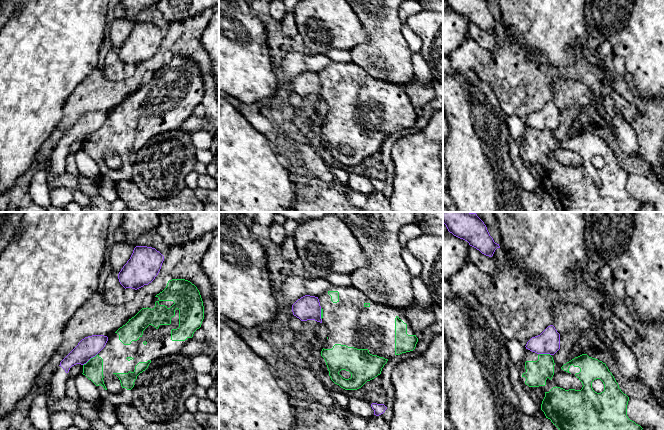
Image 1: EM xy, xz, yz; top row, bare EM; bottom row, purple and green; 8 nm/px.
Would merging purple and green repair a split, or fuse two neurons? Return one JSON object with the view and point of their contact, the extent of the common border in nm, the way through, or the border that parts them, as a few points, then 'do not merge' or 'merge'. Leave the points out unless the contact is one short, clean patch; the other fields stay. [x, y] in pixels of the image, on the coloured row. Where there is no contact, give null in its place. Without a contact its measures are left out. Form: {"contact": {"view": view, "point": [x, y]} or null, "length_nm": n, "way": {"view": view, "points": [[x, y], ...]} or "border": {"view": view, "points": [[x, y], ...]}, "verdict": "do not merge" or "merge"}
{"contact": {"view": "xy", "point": [90, 358]}, "length_nm": 160, "verdict": "do not merge"}

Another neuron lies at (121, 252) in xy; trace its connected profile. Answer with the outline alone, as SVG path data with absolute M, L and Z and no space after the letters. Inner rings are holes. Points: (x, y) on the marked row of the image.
M126 240L121 242L115 242L111 254L110 254L110 264L112 272L120 272L123 266L130 259L134 246L128 243Z

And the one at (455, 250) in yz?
M443 223L443 281L449 280L469 262L469 243L450 233Z

